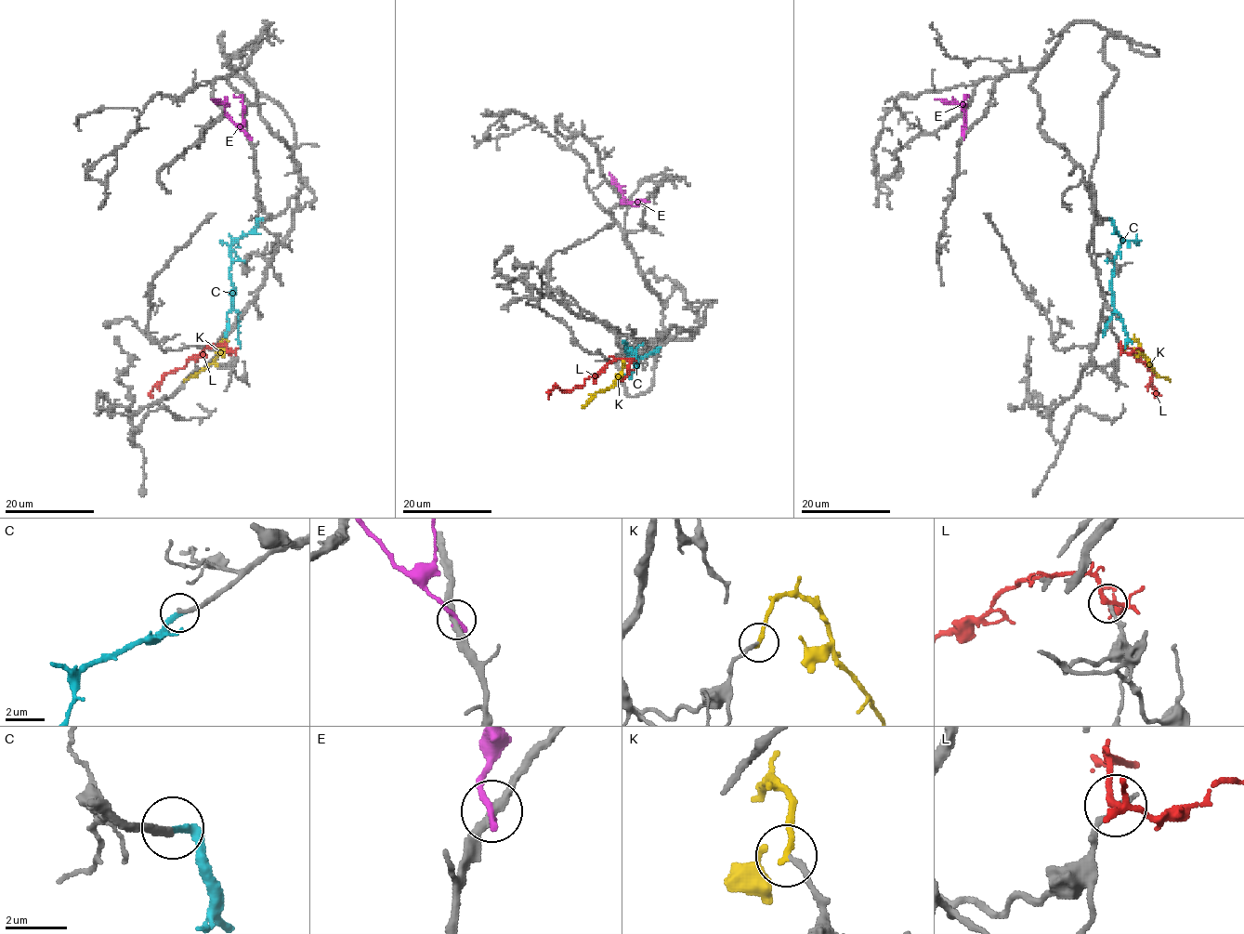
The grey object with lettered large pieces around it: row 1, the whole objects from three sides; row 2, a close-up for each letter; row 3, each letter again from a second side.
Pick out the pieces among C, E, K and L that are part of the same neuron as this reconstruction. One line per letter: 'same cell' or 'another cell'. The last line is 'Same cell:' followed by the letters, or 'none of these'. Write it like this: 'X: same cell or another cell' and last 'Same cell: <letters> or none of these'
C: same cell
E: another cell
K: another cell
L: another cell
Same cell: C

